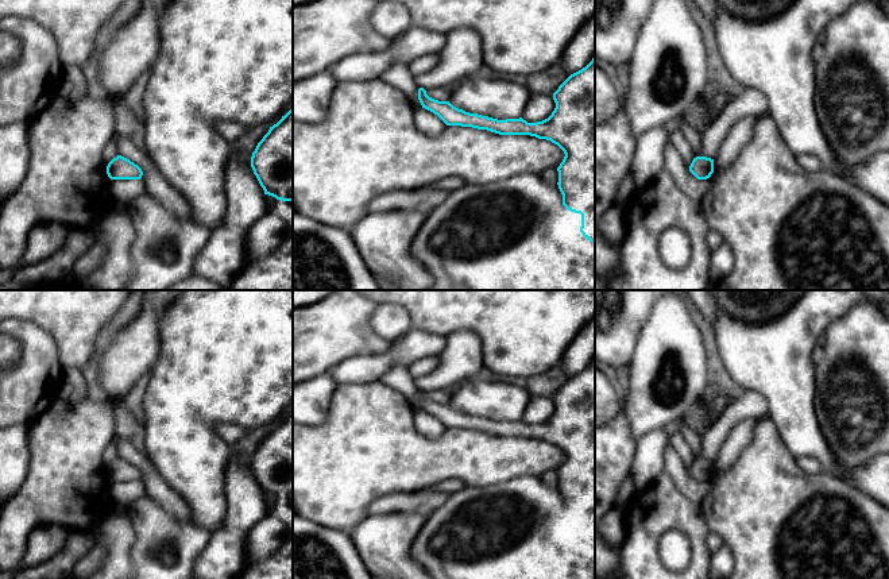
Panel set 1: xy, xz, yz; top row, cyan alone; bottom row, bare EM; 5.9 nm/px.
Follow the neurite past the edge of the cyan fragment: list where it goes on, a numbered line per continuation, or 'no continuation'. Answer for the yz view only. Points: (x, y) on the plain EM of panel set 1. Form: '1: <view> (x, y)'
no continuation

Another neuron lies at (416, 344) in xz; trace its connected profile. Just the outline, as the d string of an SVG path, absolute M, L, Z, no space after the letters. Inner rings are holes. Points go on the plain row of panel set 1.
M411 328L398 343L391 343L387 351L345 358L331 368L331 374L337 385L378 382L397 364L409 367L420 359L441 354L445 344L442 335Z

